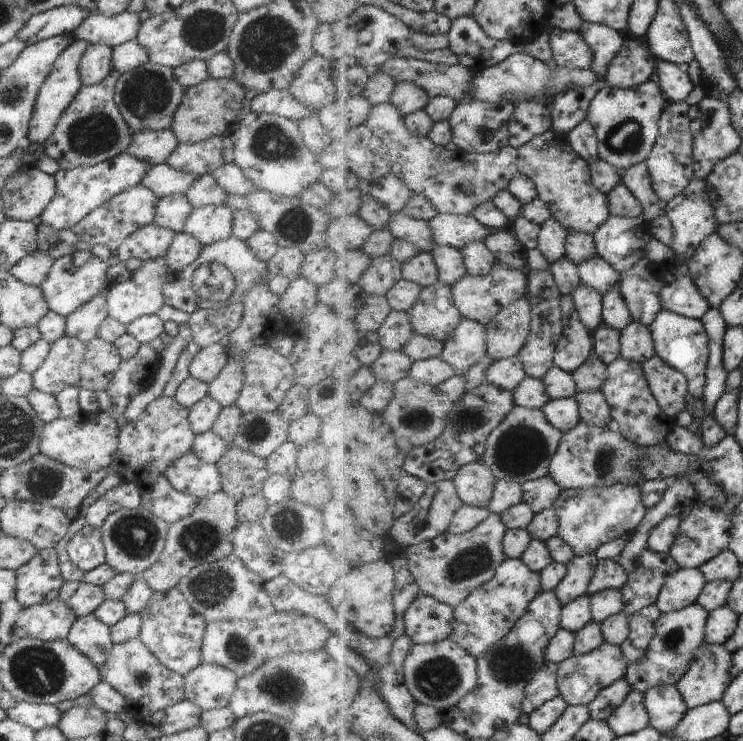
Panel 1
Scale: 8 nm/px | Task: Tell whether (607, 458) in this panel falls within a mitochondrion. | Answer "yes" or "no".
yes

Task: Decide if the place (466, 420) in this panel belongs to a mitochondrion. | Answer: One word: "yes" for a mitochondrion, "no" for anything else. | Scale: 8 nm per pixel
yes

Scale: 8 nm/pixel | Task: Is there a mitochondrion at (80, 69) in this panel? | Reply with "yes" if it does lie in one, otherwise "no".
no

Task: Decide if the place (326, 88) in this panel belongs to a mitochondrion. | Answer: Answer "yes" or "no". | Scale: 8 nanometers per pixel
no

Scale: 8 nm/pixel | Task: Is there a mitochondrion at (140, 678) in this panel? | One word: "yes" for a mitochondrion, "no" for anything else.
yes

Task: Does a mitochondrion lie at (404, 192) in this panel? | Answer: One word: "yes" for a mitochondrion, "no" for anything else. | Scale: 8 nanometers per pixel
no

